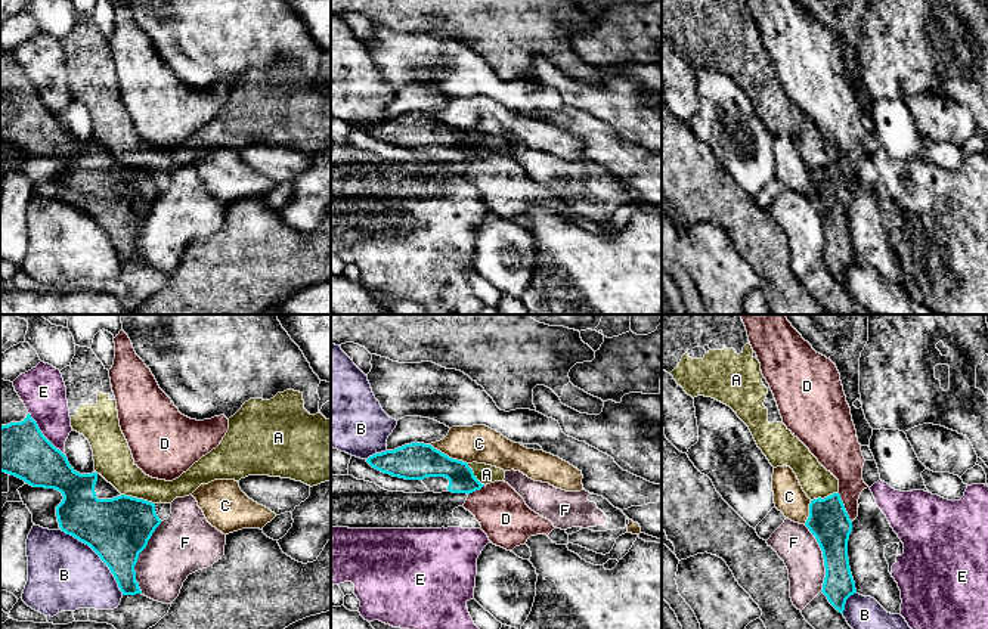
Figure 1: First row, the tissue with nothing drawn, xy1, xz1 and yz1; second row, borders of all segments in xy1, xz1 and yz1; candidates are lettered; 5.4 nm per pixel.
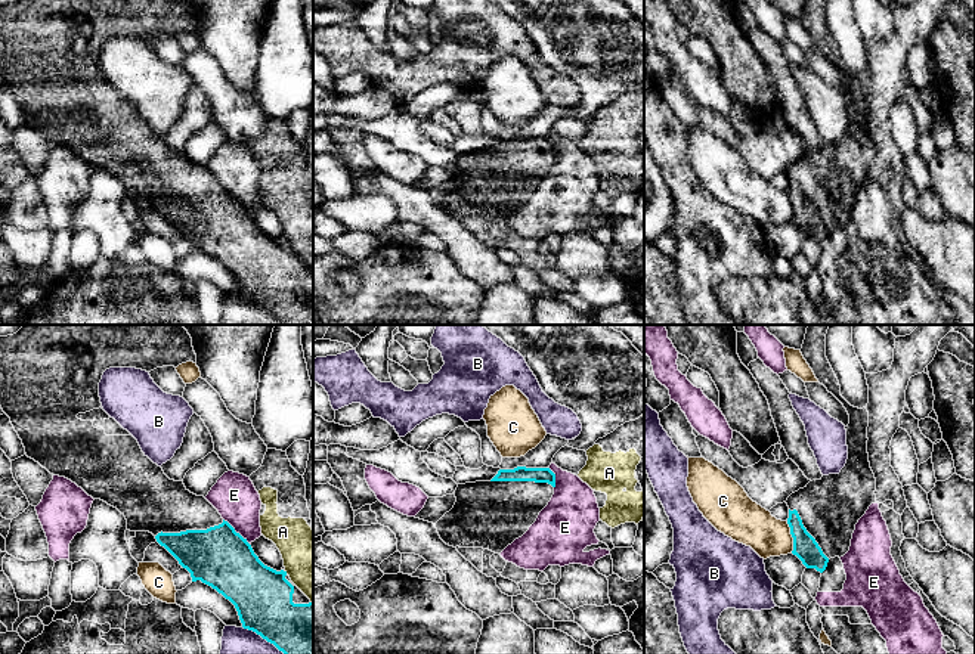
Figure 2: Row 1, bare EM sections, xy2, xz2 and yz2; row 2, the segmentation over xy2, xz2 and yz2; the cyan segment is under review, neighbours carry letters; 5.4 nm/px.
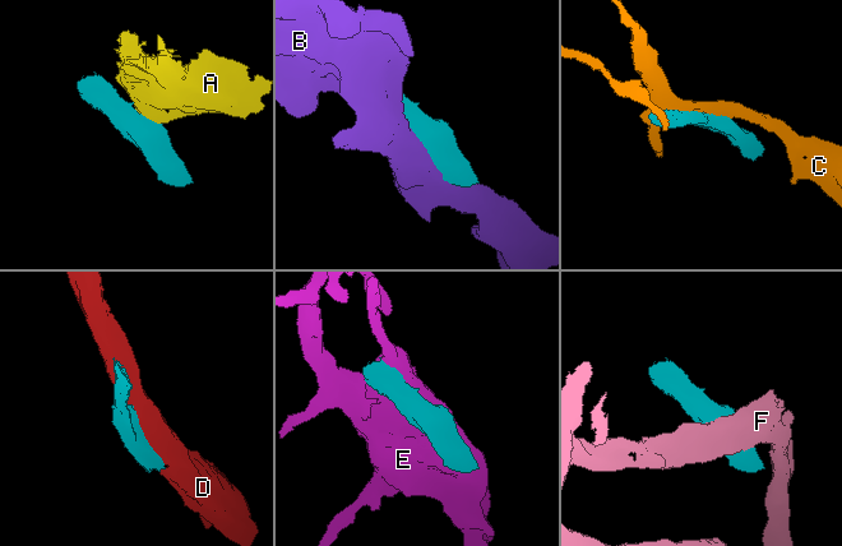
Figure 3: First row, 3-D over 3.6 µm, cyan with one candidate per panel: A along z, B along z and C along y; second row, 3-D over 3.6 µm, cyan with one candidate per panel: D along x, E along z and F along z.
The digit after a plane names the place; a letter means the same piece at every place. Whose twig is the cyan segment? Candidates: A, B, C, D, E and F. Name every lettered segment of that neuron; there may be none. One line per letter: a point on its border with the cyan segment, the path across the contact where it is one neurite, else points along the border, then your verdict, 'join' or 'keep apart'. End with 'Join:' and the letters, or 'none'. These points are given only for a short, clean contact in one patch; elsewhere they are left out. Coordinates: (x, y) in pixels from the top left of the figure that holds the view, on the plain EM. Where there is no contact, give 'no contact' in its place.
A: xy1 (136, 167) | along xy1 (121, 163), (154, 173) | keep apart
B: xy1 (99, 225) | keep apart
C: xz1 (448, 126) | keep apart
D: yz1 (844, 177) | keep apart
E: xy1 (42, 104) | keep apart
F: xy1 (138, 226) | keep apart
Join: none

